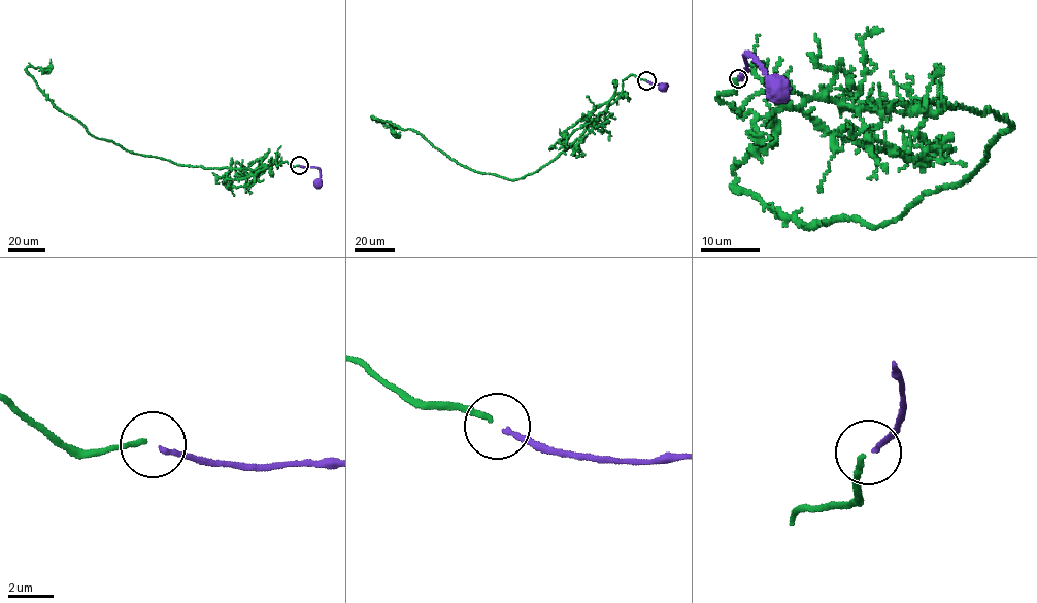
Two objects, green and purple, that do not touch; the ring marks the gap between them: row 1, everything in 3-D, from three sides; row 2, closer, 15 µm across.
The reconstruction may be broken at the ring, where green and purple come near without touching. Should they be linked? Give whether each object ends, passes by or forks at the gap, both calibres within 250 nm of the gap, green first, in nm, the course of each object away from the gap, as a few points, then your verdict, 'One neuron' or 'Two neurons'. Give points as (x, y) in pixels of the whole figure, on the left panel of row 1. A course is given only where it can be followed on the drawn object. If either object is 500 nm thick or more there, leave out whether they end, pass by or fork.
At the ring green ends. At the ring purple ends. Thickness 240 nm (green) against 200 nm. Course of green: (298, 165), (205, 168), (128, 152), (90, 134), (43, 94), (26, 68), (46, 72), (51, 59). Course of purple: (299, 166), (318, 167), (320, 177), (318, 182). One neuron

